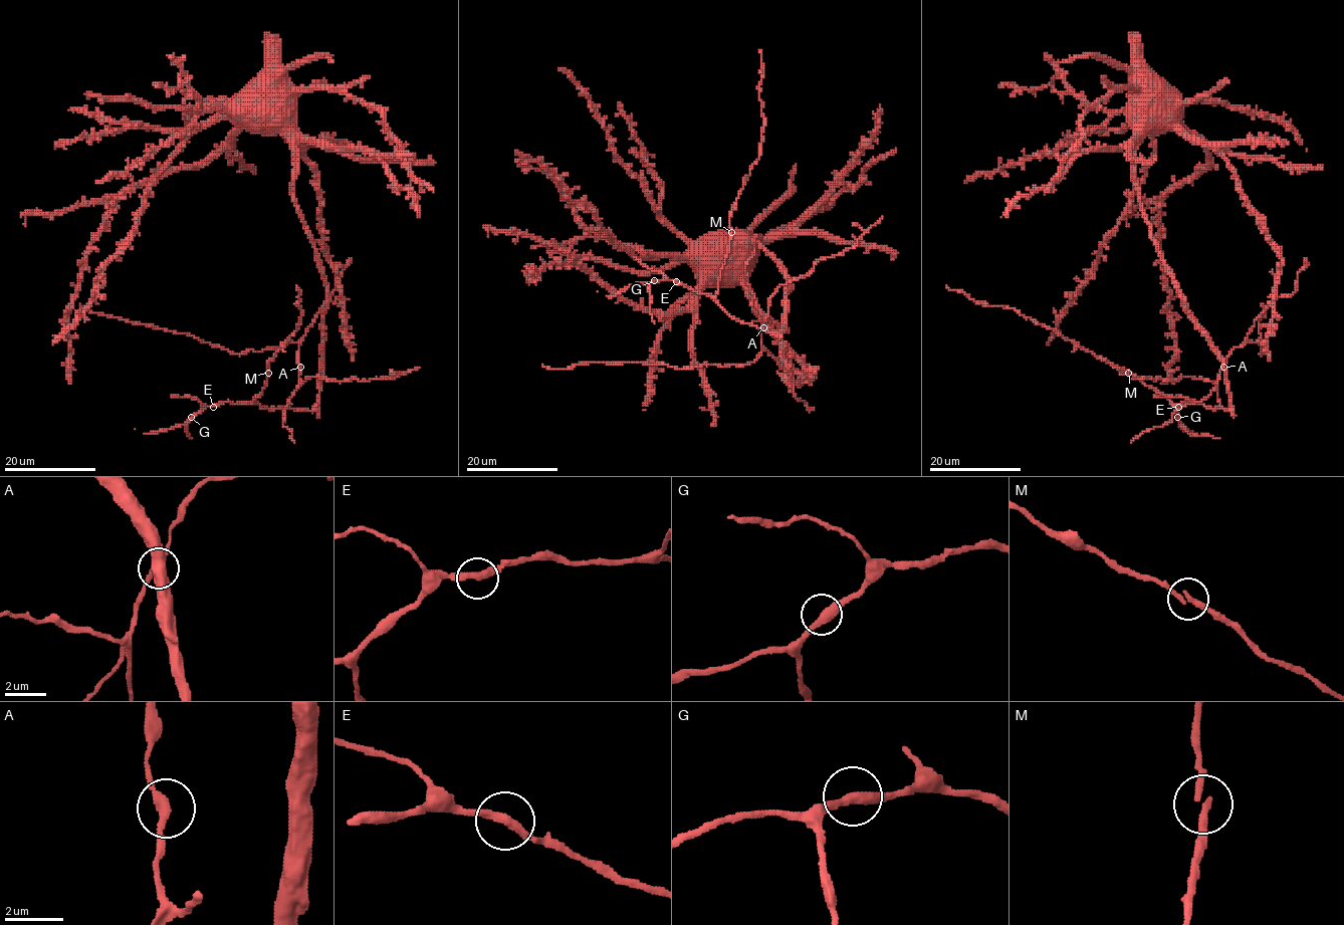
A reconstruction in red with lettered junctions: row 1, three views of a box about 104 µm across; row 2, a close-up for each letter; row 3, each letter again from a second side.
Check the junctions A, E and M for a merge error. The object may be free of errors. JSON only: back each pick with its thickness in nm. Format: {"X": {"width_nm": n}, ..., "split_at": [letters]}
{"split_at": []}

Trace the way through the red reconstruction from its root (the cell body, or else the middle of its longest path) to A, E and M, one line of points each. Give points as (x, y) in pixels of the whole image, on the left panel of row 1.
A: (290, 102), (293, 103), (294, 202), (326, 283), (319, 392), (310, 410), (289, 406), (299, 383), (300, 367)
E: (290, 102), (294, 202), (326, 283), (317, 404), (310, 410), (266, 409), (255, 402), (213, 407)
M: (290, 102), (294, 202), (326, 283), (317, 404), (299, 410), (266, 409), (254, 402), (268, 373)

